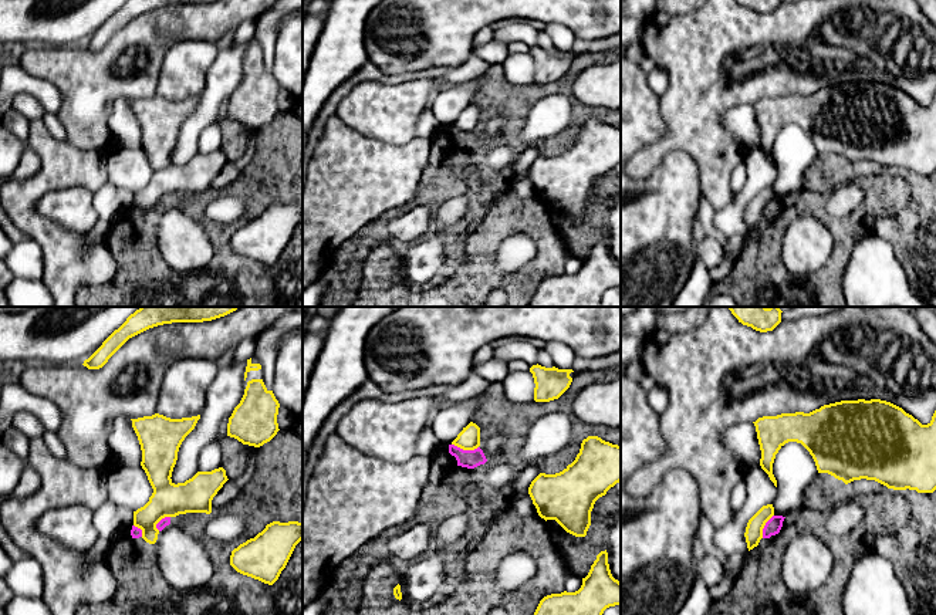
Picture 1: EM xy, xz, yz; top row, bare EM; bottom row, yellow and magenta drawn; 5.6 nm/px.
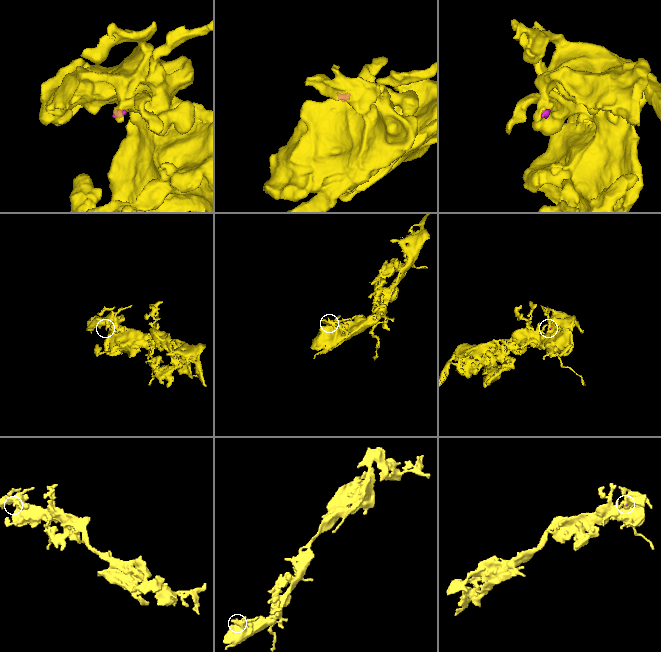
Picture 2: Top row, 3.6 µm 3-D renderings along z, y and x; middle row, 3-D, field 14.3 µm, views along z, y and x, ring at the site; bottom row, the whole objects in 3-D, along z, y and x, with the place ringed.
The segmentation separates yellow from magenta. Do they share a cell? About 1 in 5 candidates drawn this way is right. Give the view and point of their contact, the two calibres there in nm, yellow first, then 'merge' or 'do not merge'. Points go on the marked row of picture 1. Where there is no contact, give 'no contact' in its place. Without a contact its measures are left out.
xz (465, 449) | 130/110 nm | do not merge

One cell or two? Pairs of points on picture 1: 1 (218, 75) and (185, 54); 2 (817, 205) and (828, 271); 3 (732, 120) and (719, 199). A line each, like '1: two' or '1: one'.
1: two
2: one
3: two

